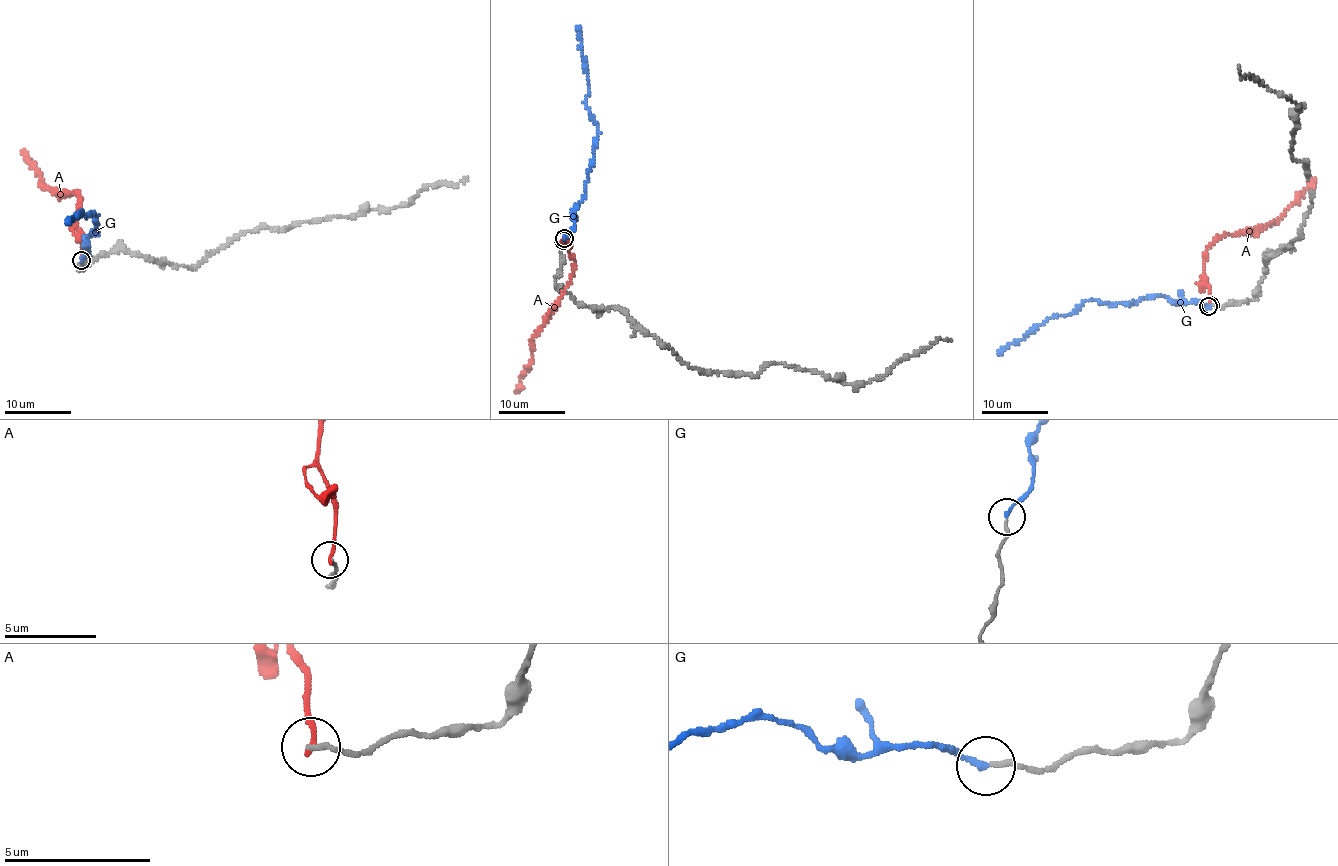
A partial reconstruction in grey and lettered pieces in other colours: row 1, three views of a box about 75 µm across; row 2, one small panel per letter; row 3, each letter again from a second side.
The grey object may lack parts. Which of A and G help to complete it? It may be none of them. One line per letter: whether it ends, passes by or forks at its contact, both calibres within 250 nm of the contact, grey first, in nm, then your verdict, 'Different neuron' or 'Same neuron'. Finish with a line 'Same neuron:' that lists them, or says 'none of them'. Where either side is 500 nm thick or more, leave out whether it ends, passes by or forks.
A: It ends there. Thickness 170 nm (grey) against 190 nm. Different neuron
G: It ends there. Thickness 170 nm (grey) against 200 nm. Same neuron
Same neuron: G

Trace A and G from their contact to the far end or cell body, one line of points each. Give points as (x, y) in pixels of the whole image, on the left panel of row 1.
A: (81, 260), (82, 239), (76, 212), (81, 197), (73, 193), (58, 194), (41, 184), (40, 174), (23, 149)
G: (82, 260), (91, 230), (96, 233), (97, 217), (80, 211), (66, 222)

